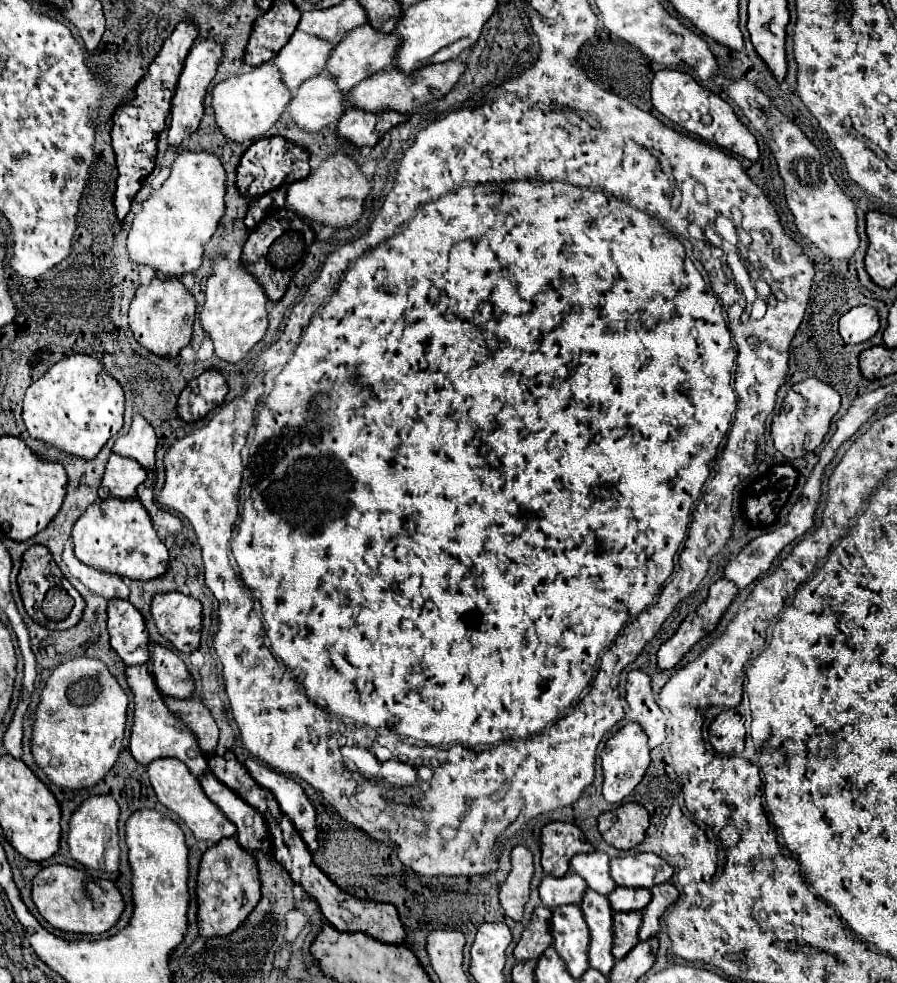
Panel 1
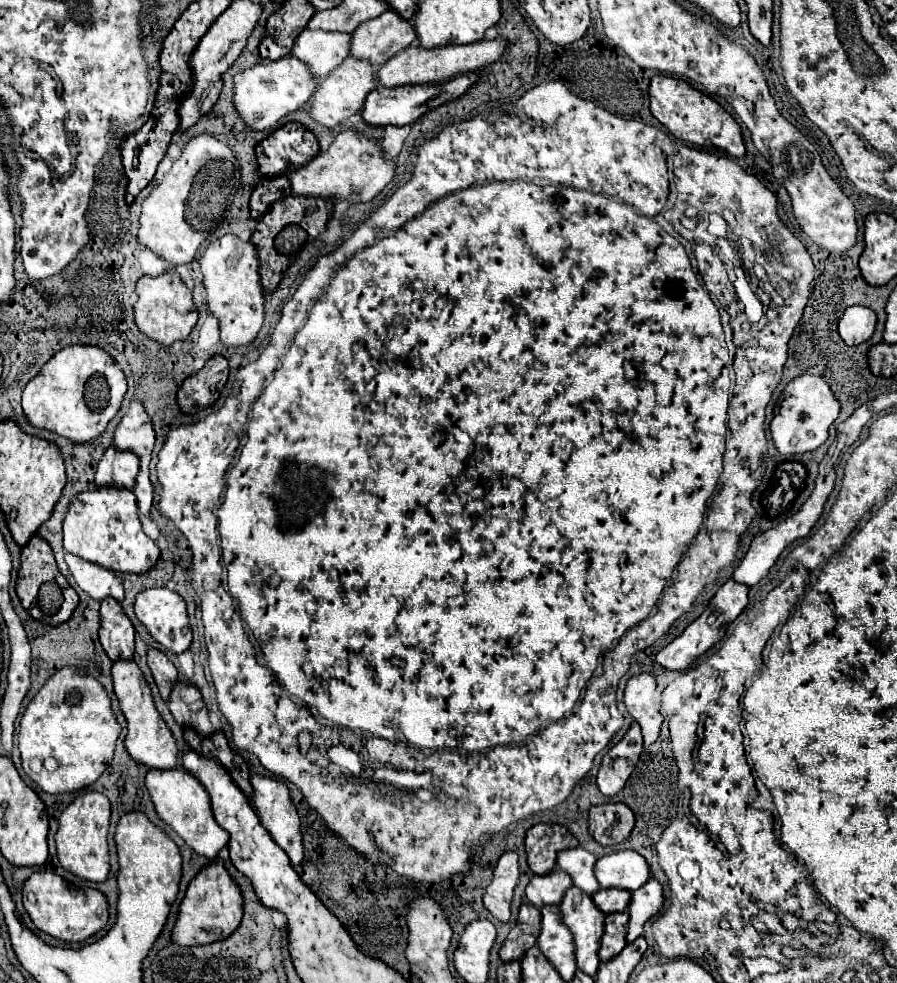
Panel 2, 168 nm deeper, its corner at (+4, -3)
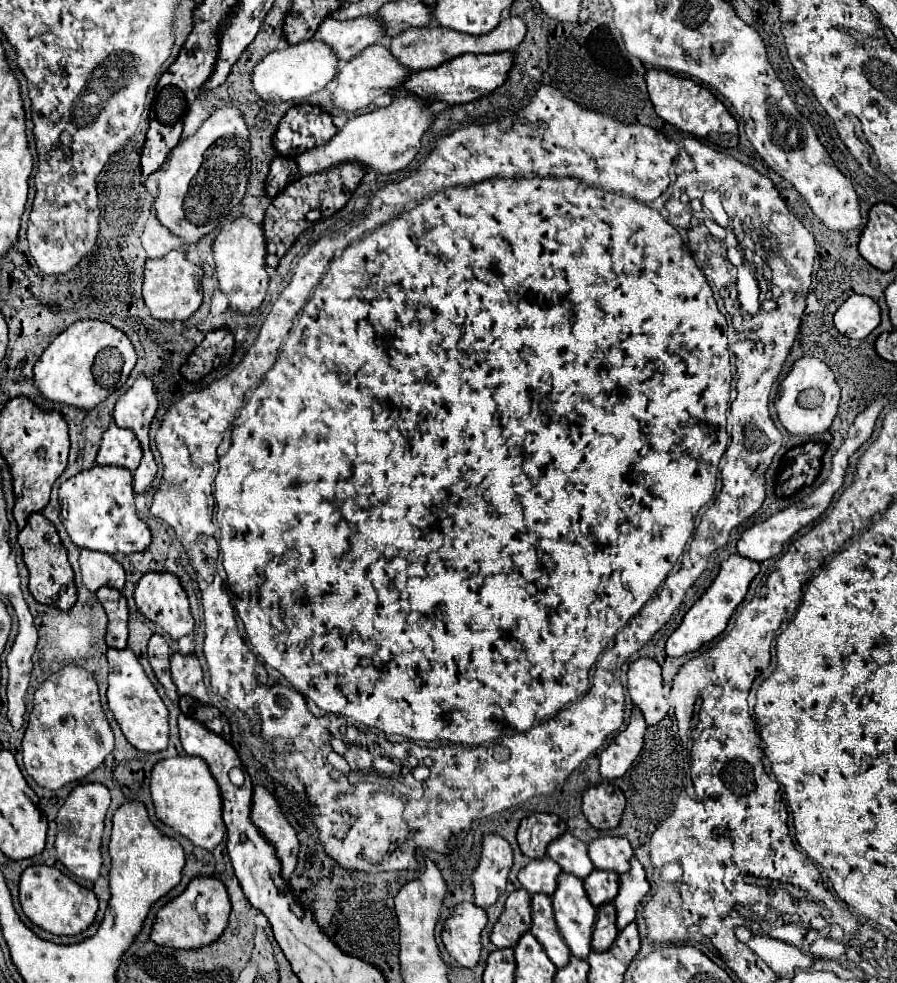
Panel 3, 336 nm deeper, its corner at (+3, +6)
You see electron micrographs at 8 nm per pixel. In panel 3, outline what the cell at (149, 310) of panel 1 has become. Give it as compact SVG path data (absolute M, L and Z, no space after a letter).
M171 251L161 259L149 259L145 263L143 299L151 315L159 321L169 323L187 321L201 305L201 277L203 277L201 267L191 263L181 251Z

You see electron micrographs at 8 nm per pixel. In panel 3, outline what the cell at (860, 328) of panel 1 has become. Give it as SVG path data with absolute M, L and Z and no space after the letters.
M853 295L849 297L833 317L835 327L851 337L851 339L865 339L879 323L879 305L867 295Z

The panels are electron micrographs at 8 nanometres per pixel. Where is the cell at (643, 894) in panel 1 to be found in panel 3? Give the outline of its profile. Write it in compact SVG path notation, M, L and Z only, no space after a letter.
M595 869L583 883L585 883L587 897L595 907L613 901L619 891L619 875L613 871Z

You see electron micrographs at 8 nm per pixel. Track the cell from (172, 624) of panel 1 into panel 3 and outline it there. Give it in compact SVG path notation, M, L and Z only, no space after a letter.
M147 573L147 575L143 575L135 587L135 603L137 603L137 609L149 621L157 623L167 635L171 635L173 641L179 641L181 637L185 637L193 631L193 617L189 611L187 595L185 595L179 579L171 573Z

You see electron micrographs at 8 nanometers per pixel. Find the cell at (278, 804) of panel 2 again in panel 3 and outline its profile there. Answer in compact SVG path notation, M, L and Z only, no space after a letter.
M257 785L253 789L253 807L251 807L251 819L259 827L259 831L265 835L269 843L275 845L277 855L281 859L283 877L289 879L297 865L297 853L299 853L299 839L295 835L295 829L287 821L279 799L275 793L263 785Z

